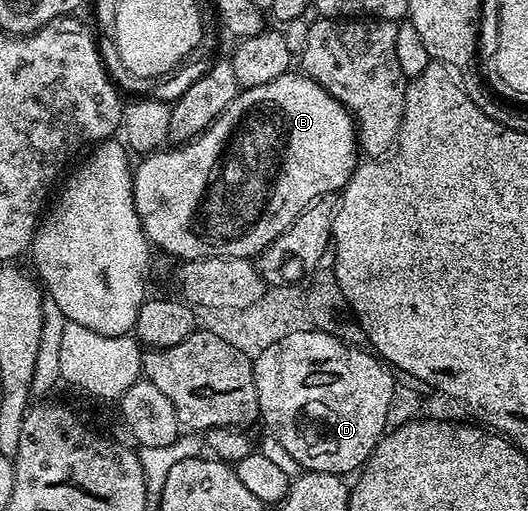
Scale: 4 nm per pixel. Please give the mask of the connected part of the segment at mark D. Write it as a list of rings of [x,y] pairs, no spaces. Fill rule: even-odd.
[[[294,334],[293,337],[285,338],[285,341],[272,345],[262,350],[257,357],[253,358],[253,371],[255,372],[255,388],[259,396],[259,418],[267,429],[273,433],[273,438],[286,451],[288,457],[294,458],[298,467],[302,471],[314,470],[315,472],[327,472],[328,474],[340,474],[349,476],[349,473],[360,471],[364,467],[366,455],[368,455],[369,447],[373,446],[376,441],[377,433],[380,433],[381,423],[384,421],[385,408],[388,406],[388,400],[391,398],[391,386],[389,378],[385,372],[381,370],[373,361],[364,354],[357,354],[356,351],[346,350],[331,338],[326,338],[323,334]]]

